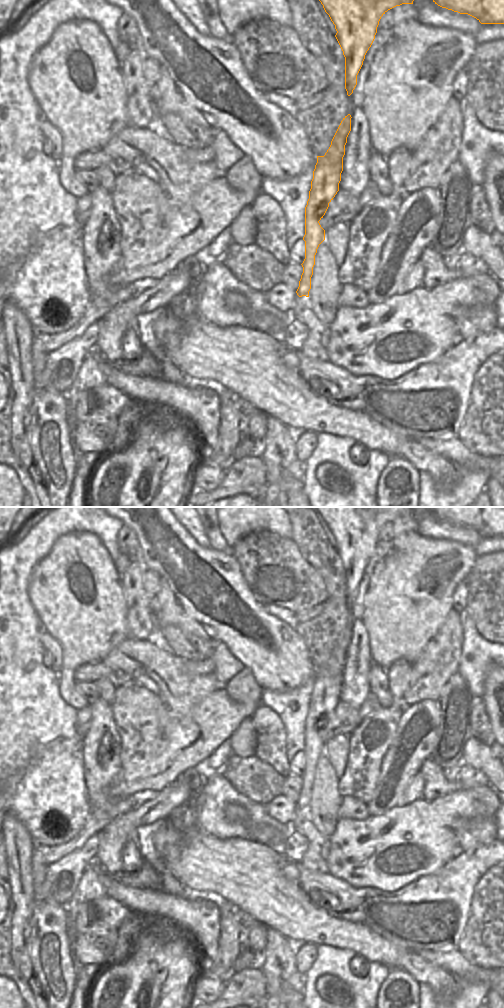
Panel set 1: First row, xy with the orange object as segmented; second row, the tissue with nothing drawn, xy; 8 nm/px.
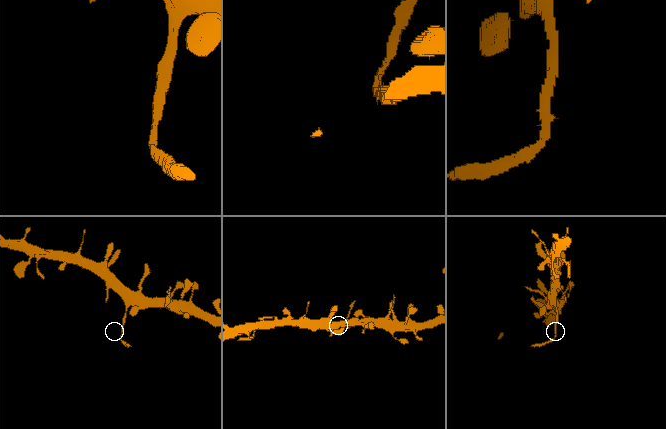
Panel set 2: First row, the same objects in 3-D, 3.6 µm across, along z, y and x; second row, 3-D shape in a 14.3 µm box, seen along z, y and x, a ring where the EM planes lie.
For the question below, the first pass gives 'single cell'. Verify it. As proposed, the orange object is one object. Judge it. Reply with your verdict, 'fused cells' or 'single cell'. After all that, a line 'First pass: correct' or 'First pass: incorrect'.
fused cells
First pass: incorrect

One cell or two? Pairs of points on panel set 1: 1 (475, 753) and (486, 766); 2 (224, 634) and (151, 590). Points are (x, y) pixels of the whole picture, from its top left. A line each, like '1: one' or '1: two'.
1: one
2: two

